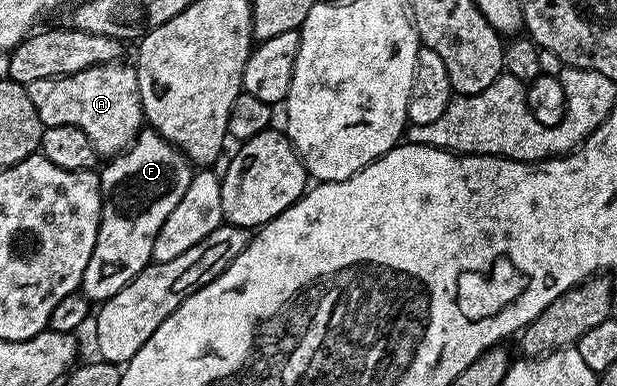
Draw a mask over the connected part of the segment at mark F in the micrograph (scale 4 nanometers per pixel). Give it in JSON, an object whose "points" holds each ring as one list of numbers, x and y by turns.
{"points":[[142,130,137,139,115,157,108,161,105,169,100,169,101,177,101,221,99,234,95,238,95,250,91,250,91,262,87,262,87,270,83,270,81,295,91,302,104,302,123,286,127,286,153,259,155,234,159,234,159,226,167,222,167,214,175,210,179,198,187,194,187,186,191,186,194,165,185,159,185,155,171,142,167,142,155,131]]}

